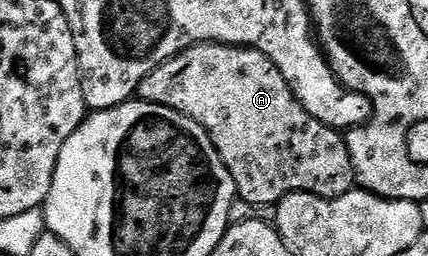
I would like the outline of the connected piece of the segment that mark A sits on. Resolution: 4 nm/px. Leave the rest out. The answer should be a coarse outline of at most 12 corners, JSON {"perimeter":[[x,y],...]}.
{"perimeter":[[202,42],[136,97],[190,118],[247,204],[354,189],[344,137],[248,46]]}

